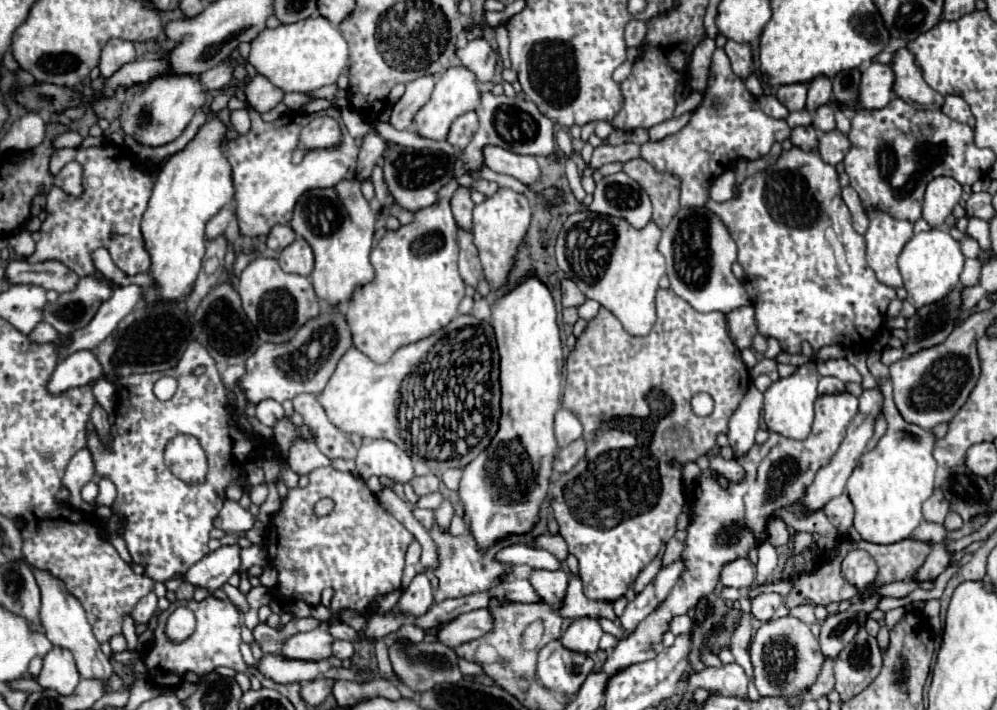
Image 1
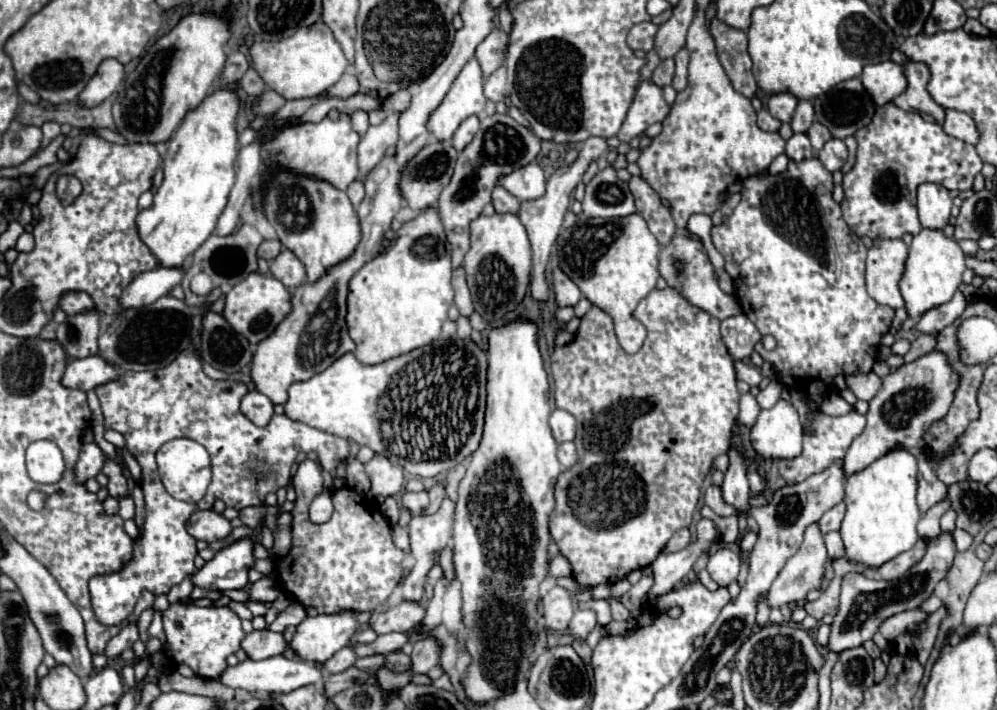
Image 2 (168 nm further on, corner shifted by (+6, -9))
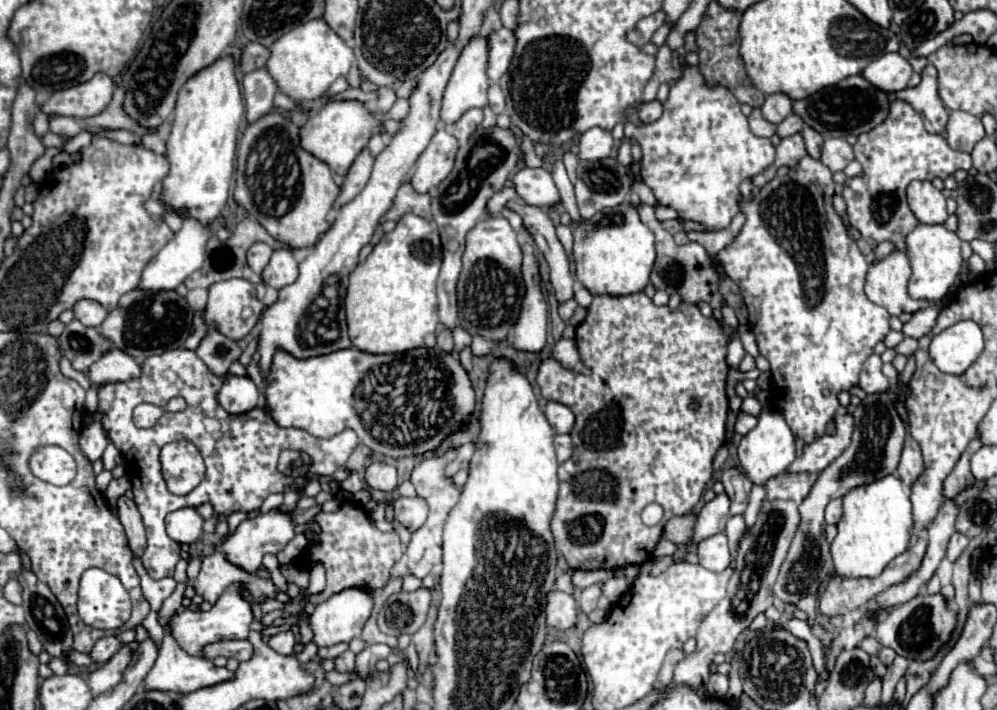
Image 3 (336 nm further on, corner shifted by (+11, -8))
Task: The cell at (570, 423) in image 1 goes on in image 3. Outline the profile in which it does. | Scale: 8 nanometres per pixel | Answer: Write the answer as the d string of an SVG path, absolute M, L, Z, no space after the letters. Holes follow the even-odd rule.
M559 402L547 404L545 418L549 420L555 434L569 434L571 428L573 428L573 422L575 422L573 412L565 404L559 404Z

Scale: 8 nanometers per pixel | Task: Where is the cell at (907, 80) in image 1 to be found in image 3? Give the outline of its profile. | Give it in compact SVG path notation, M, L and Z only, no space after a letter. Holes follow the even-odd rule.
M927 64L921 70L921 82L915 88L905 88L901 92L889 94L889 100L903 100L911 104L925 120L925 128L933 134L945 134L947 124L947 108L937 96L937 70L935 66Z

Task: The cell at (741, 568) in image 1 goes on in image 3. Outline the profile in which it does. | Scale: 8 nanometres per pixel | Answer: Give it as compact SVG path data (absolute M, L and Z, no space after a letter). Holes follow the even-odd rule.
M715 534L697 546L699 564L711 572L723 572L729 566L729 546L725 534Z

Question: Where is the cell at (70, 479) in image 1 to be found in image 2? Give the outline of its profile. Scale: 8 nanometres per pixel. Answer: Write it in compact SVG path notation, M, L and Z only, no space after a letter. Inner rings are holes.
M82 443L80 449L80 459L76 465L76 479L80 483L88 481L90 477L96 477L106 463L106 455L96 443Z

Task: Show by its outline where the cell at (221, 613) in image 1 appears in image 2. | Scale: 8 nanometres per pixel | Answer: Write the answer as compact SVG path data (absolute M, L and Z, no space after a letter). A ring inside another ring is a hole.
M174 603L164 611L164 633L168 639L168 647L164 649L166 655L174 661L174 663L184 663L200 677L208 677L208 679L216 679L224 669L226 669L226 657L236 653L240 649L240 641L244 639L244 631L242 631L242 621L240 617L230 609L230 607L198 607L198 605L180 605Z

